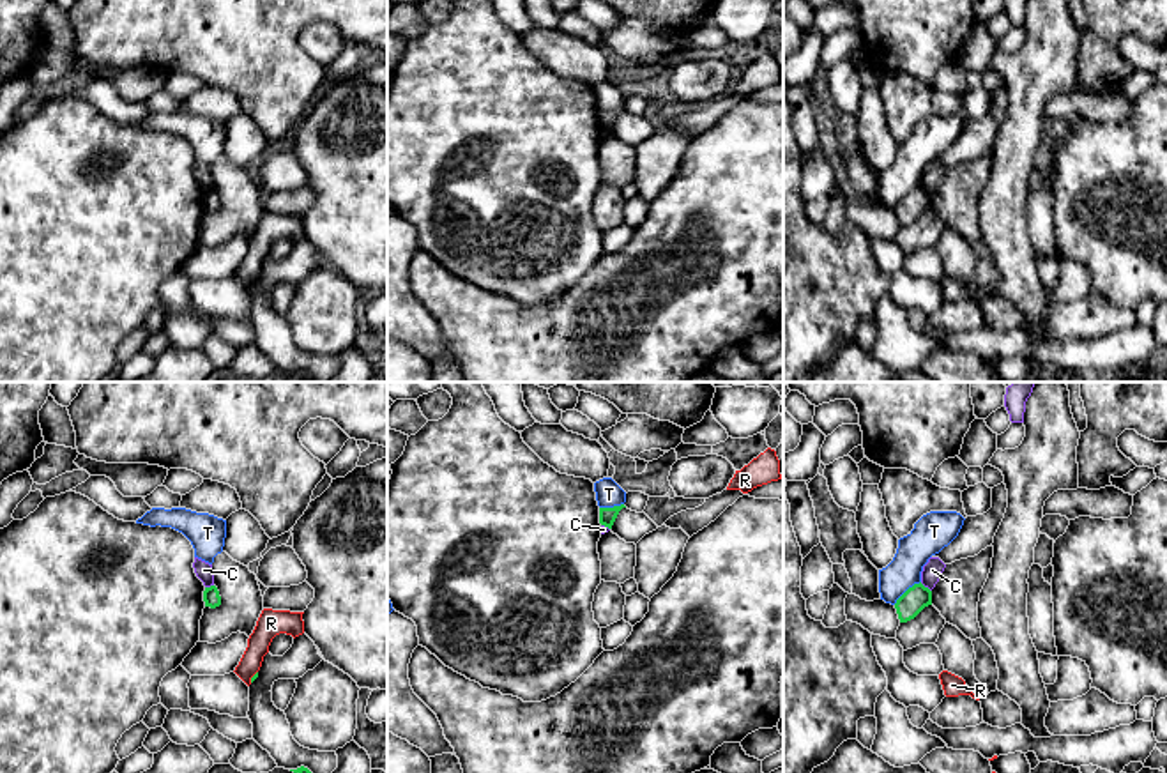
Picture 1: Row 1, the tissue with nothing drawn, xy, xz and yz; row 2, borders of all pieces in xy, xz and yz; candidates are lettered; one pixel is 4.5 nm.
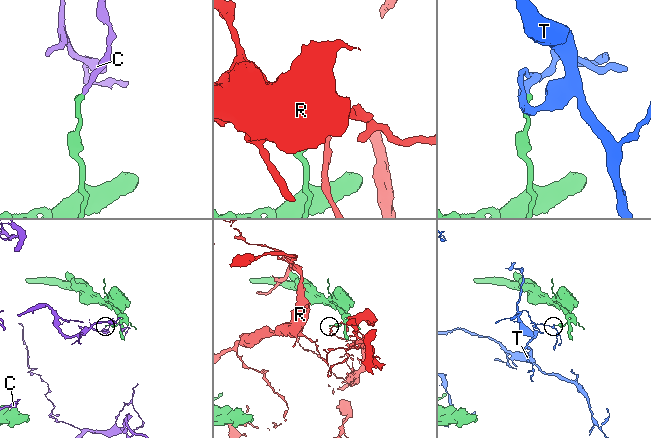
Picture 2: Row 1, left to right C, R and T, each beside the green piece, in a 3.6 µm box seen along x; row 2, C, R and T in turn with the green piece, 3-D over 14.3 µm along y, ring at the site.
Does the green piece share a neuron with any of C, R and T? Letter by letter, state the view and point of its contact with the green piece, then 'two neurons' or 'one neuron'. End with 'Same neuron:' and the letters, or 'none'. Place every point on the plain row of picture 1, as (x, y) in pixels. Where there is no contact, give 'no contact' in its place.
C: yz (923, 190) | two neurons
R: xy (253, 280) | two neurons
T: yz (906, 195) | two neurons
Same neuron: none

